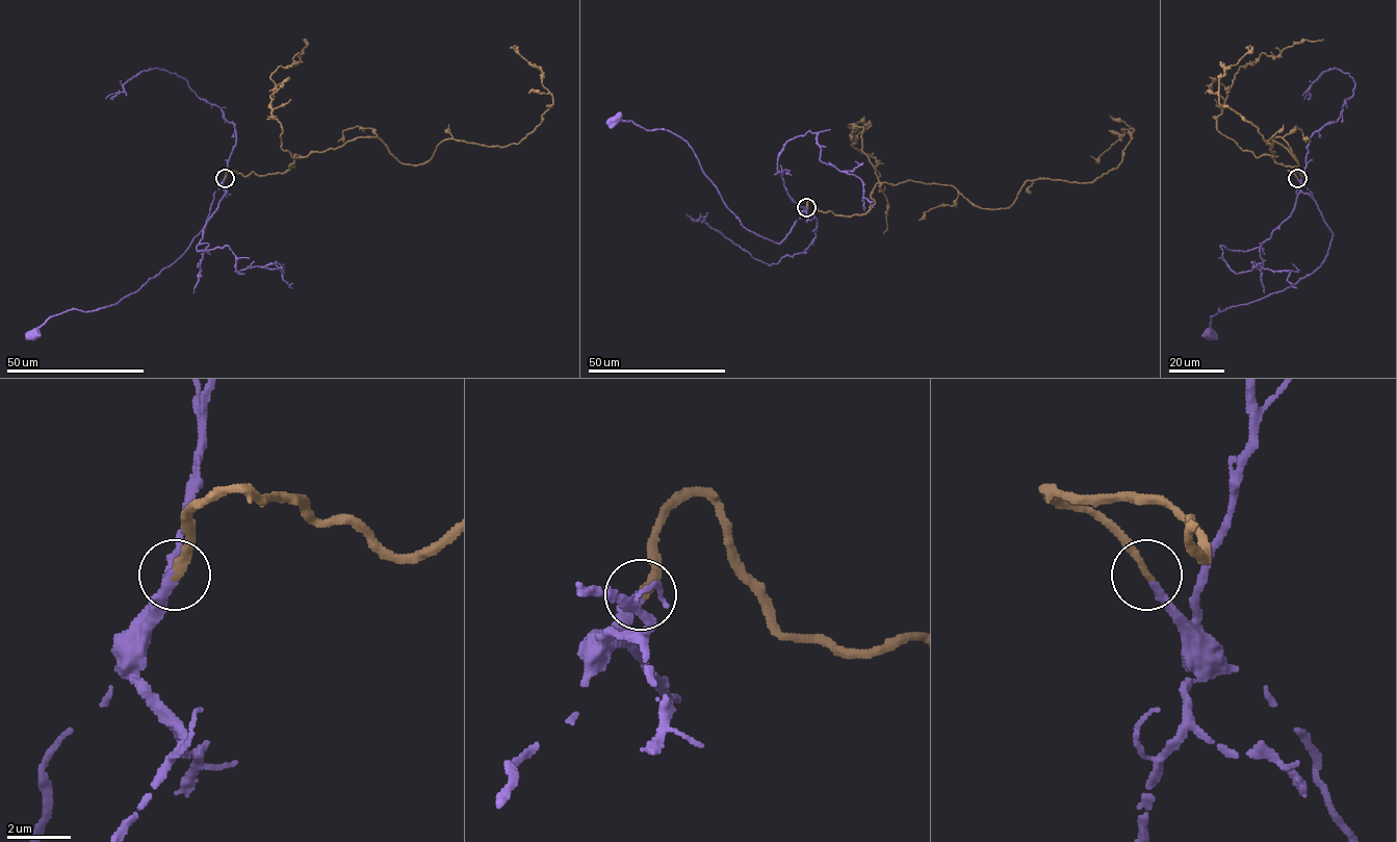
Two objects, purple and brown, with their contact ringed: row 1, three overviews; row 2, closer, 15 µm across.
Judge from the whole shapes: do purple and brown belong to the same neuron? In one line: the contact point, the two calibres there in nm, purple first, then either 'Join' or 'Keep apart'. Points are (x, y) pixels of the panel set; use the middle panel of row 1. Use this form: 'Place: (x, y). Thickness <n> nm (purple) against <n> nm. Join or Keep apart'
Place: (806, 207). Thickness 280 nm (purple) against 260 nm. Join

